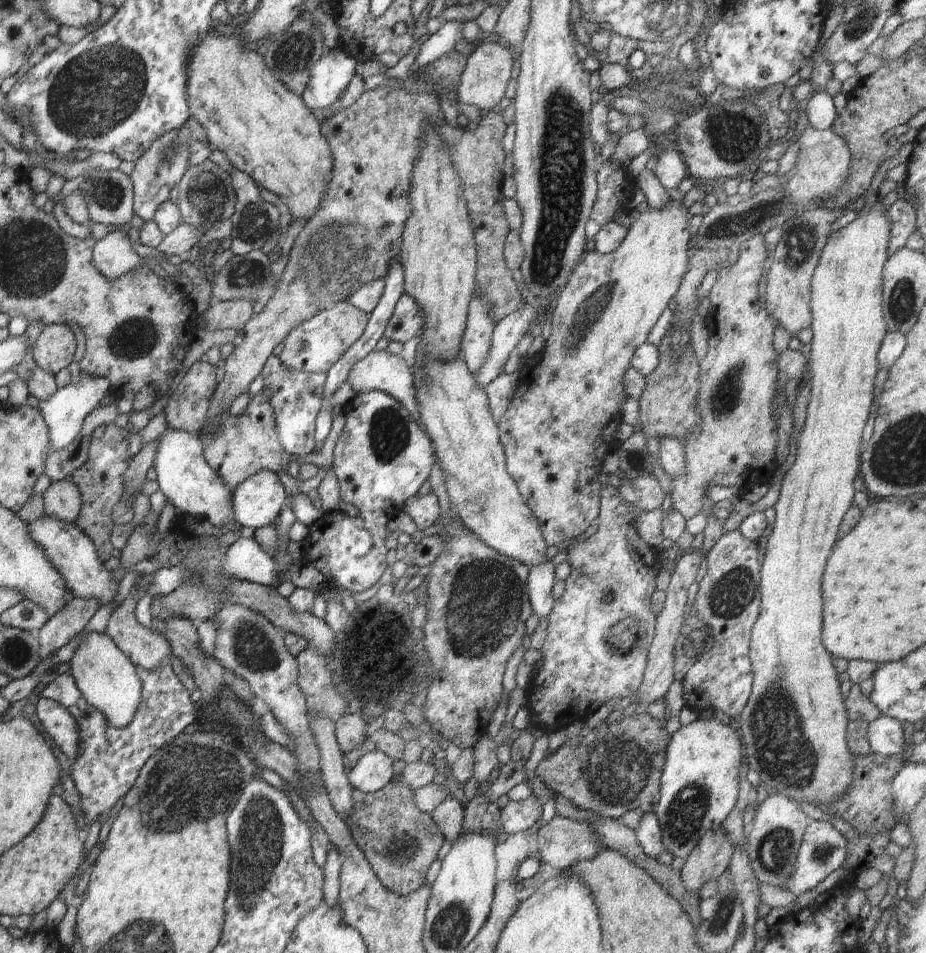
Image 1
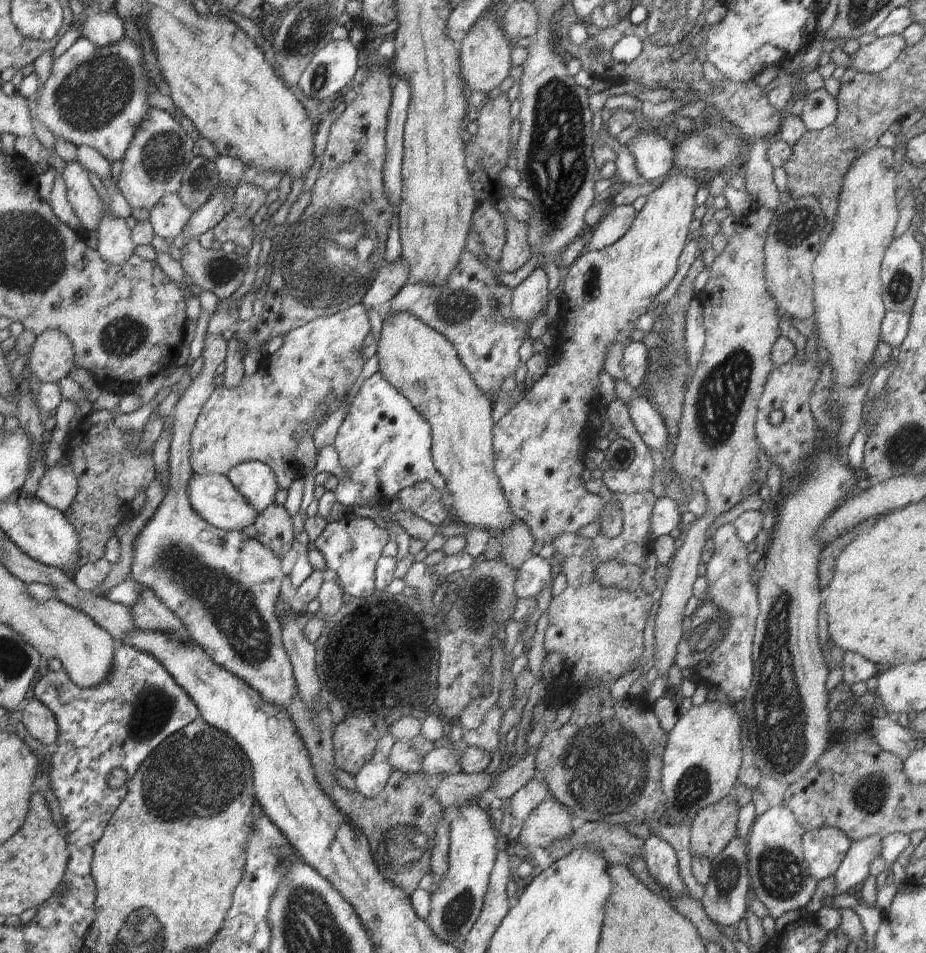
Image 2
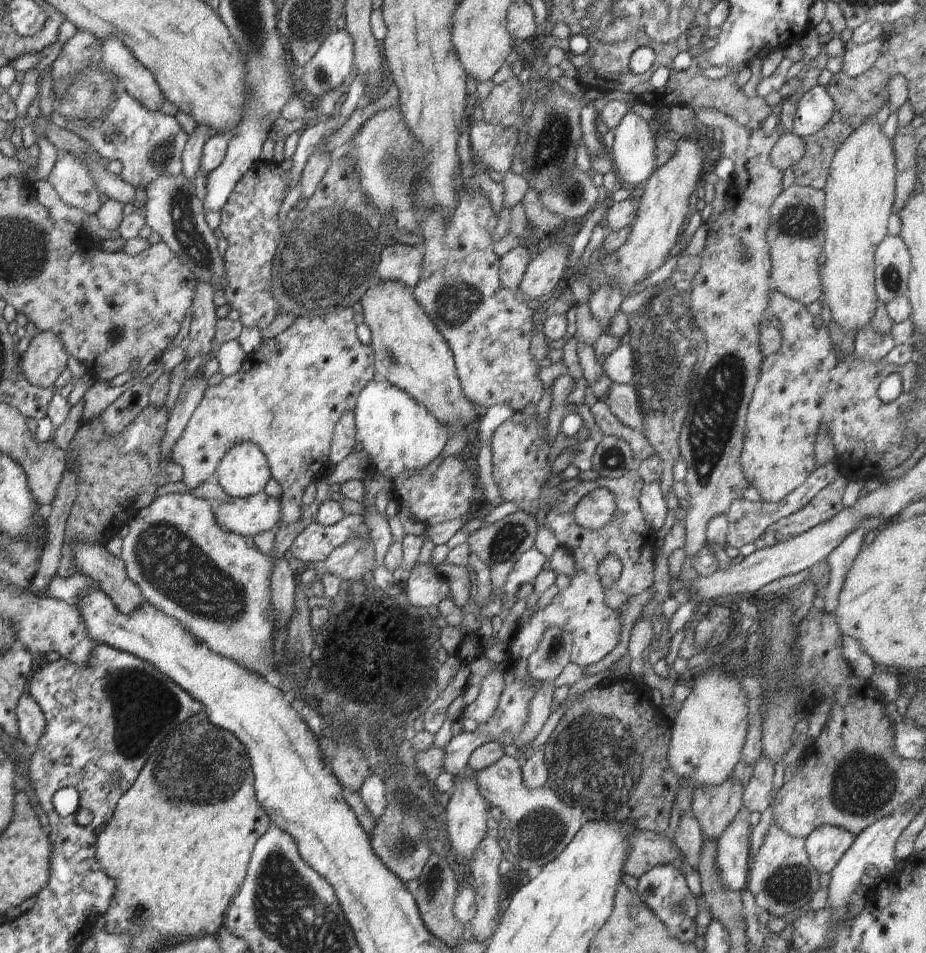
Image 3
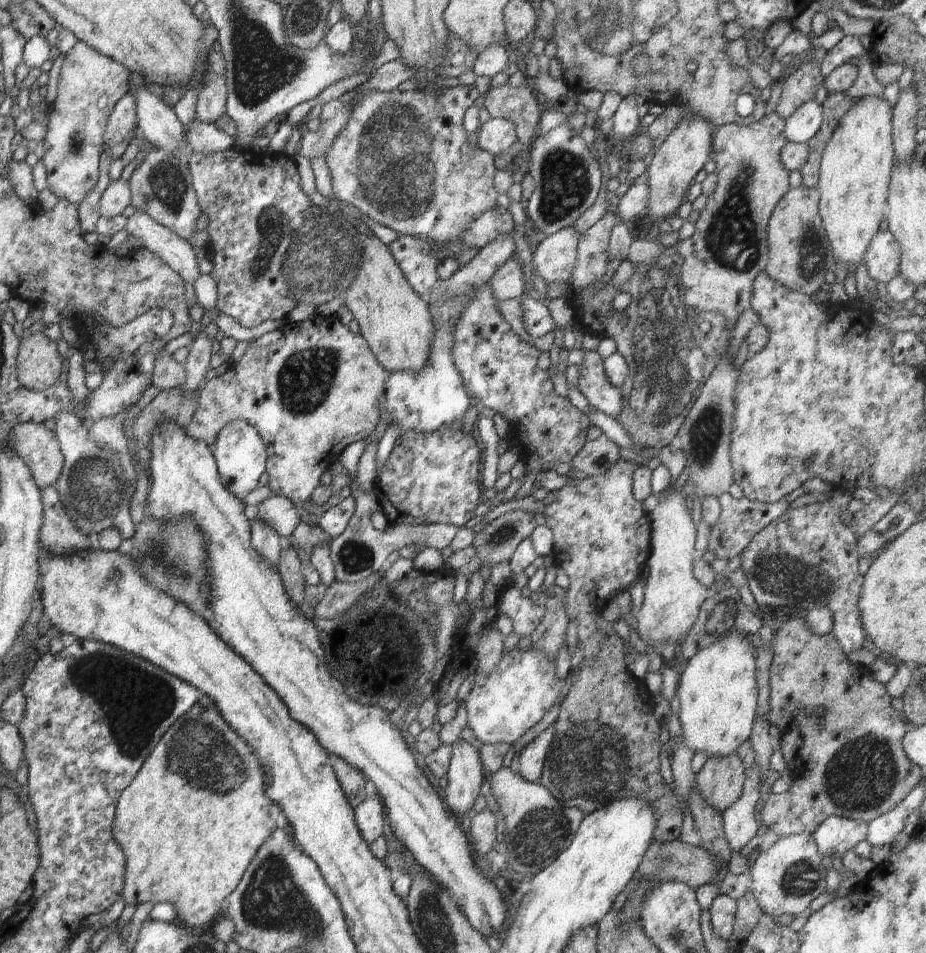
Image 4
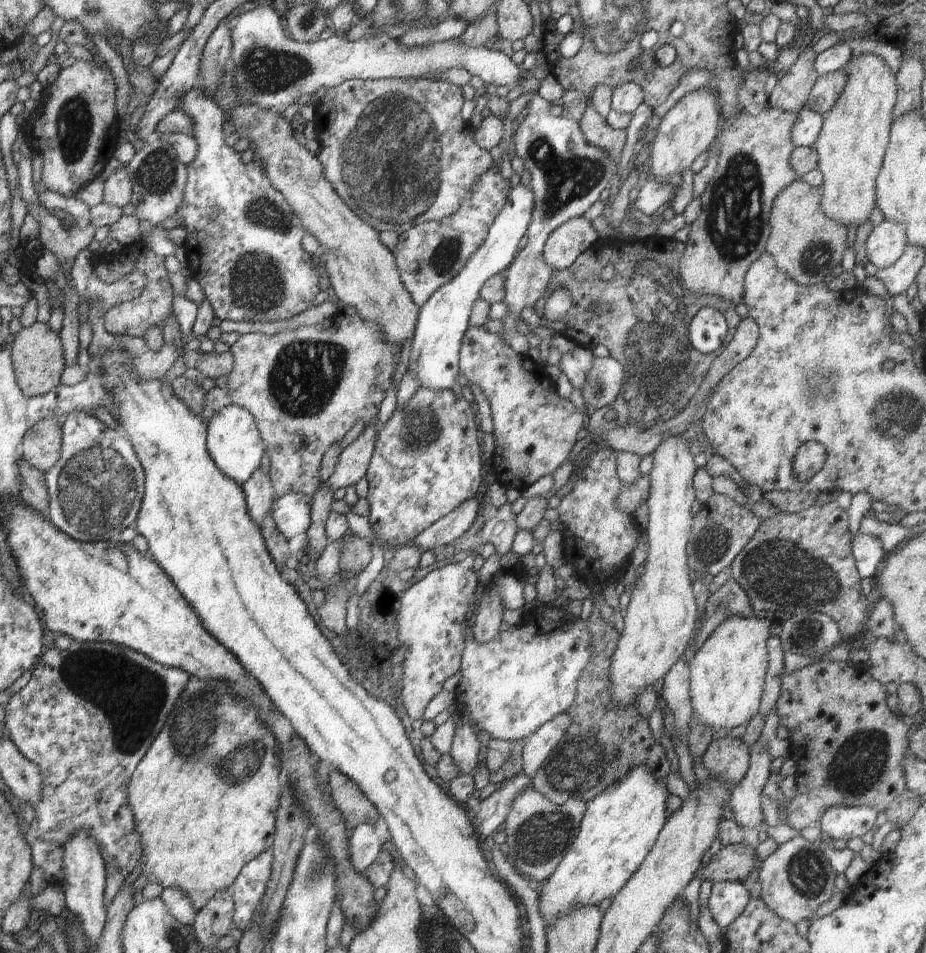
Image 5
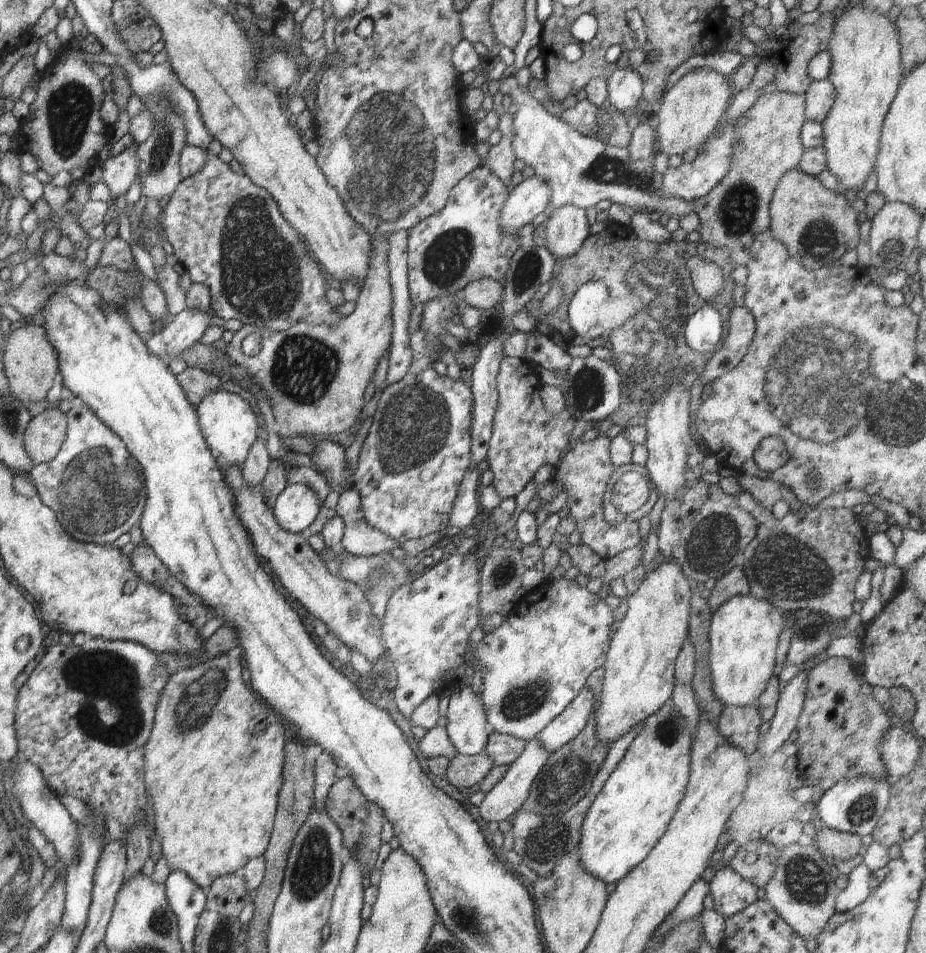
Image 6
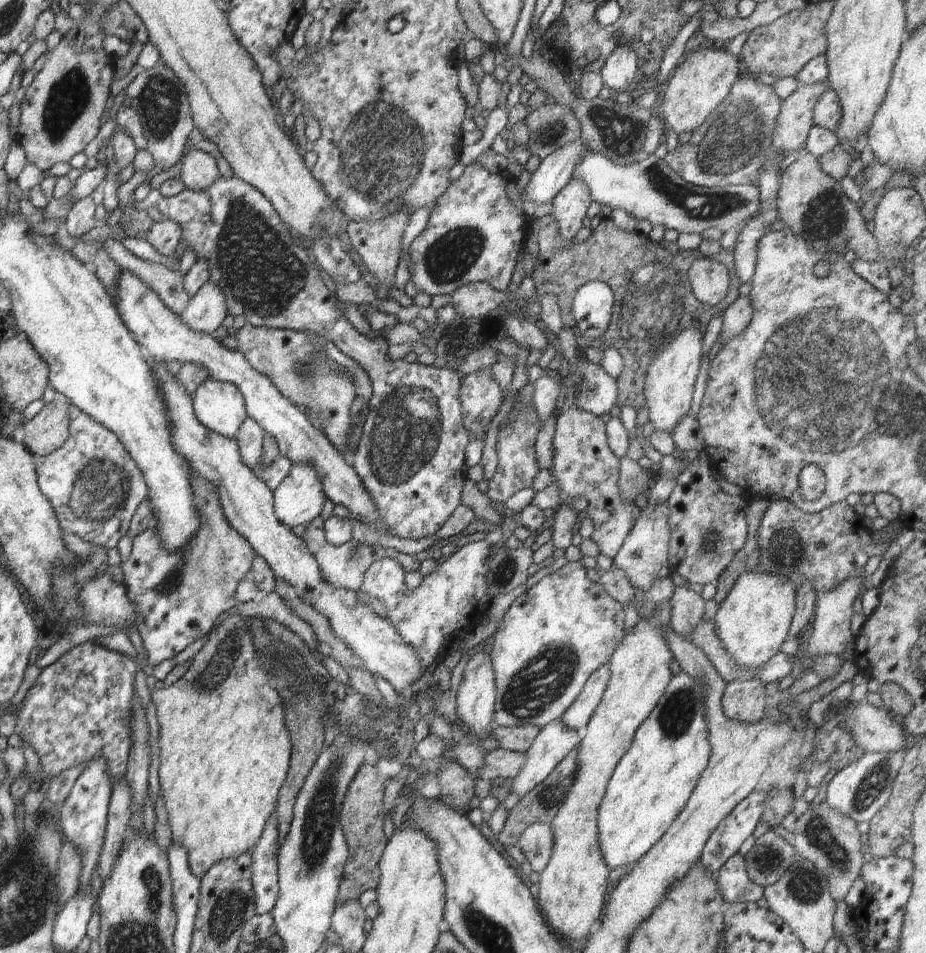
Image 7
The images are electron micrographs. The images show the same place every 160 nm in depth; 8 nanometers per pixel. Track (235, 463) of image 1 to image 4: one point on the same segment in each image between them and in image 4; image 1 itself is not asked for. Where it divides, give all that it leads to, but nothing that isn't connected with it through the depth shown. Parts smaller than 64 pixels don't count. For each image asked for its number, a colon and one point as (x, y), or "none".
2: (318, 363)
3: (287, 396)
4: (311, 388)

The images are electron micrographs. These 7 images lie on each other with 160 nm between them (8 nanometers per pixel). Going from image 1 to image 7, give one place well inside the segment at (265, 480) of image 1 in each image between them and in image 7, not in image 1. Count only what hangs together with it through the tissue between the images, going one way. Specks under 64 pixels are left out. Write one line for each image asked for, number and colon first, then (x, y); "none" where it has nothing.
2: (256, 482)
3: (244, 471)
4: (241, 456)
5: (234, 442)
6: (228, 425)
7: (219, 405)

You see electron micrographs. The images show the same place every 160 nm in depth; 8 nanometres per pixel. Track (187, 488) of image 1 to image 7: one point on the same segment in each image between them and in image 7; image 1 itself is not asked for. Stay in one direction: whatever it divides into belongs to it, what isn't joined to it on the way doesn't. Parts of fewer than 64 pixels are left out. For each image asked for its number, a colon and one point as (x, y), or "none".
2: (212, 496)
3: (249, 516)
4: (278, 511)
5: (292, 513)
6: (297, 506)
7: (298, 499)

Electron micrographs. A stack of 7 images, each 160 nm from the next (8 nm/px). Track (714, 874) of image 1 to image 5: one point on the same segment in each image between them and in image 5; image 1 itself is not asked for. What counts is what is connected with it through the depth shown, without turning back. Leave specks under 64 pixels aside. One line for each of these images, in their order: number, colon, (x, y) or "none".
2: (714, 828)
3: (715, 806)
4: (720, 781)
5: (727, 758)

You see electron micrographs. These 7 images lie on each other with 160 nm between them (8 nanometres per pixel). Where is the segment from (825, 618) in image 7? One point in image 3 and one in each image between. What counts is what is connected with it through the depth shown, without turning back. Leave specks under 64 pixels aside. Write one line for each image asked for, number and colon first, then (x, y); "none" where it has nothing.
3: (733, 846)
4: (741, 821)
5: (746, 796)
6: (792, 693)

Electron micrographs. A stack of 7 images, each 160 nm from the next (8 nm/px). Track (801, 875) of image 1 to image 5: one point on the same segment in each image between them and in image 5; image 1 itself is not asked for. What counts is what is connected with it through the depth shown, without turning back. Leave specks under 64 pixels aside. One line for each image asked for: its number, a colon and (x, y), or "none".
2: (824, 849)
3: (825, 845)
4: (835, 836)
5: (843, 822)

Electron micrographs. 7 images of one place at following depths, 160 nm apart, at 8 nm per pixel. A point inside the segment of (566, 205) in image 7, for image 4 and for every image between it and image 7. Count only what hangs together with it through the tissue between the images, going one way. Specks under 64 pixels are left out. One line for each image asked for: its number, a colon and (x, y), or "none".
4: (555, 257)
5: (566, 242)
6: (566, 228)

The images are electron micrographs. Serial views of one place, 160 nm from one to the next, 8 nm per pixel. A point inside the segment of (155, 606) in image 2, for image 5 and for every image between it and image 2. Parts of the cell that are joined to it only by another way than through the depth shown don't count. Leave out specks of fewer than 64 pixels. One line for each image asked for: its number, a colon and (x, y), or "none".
3: (92, 560)
4: (58, 534)
5: (33, 493)

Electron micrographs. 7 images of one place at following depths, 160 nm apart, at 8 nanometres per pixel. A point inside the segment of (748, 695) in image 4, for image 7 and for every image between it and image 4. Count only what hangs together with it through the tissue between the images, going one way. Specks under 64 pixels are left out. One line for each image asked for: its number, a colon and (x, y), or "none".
5: (728, 671)
6: (744, 632)
7: (753, 621)

